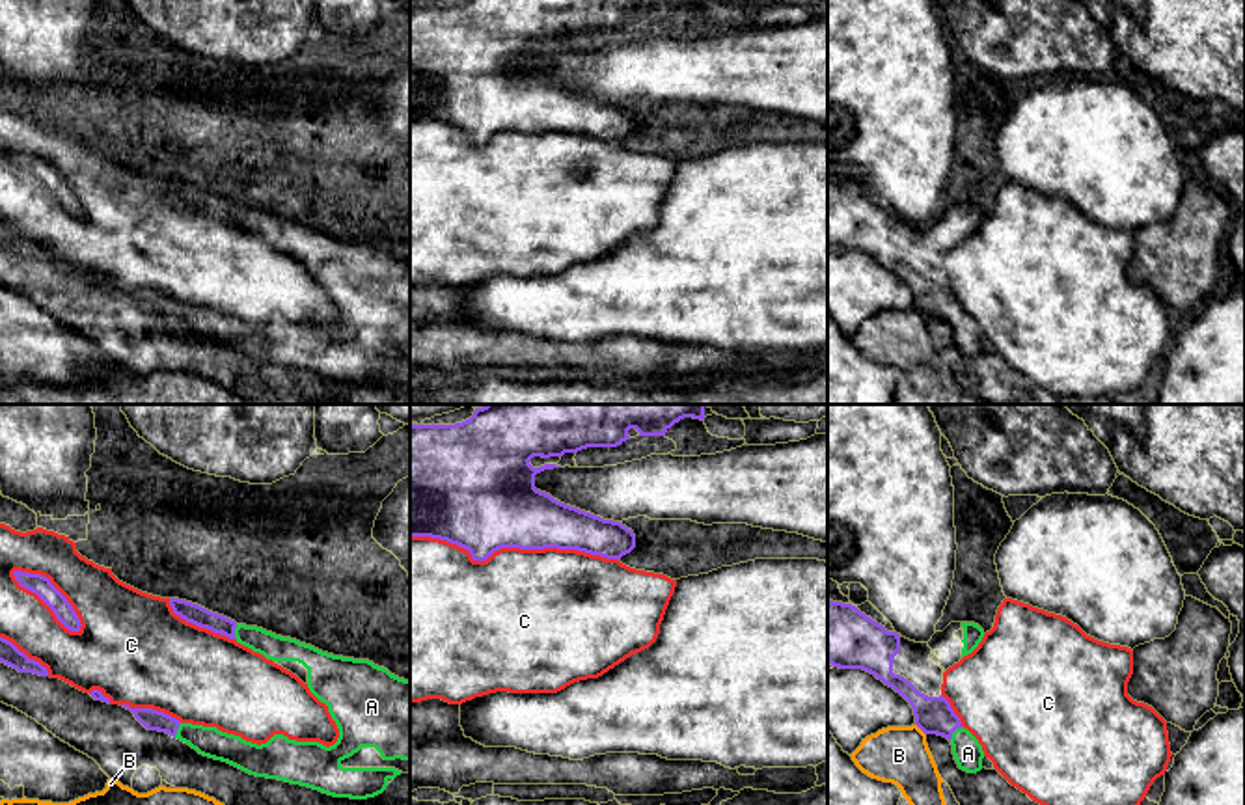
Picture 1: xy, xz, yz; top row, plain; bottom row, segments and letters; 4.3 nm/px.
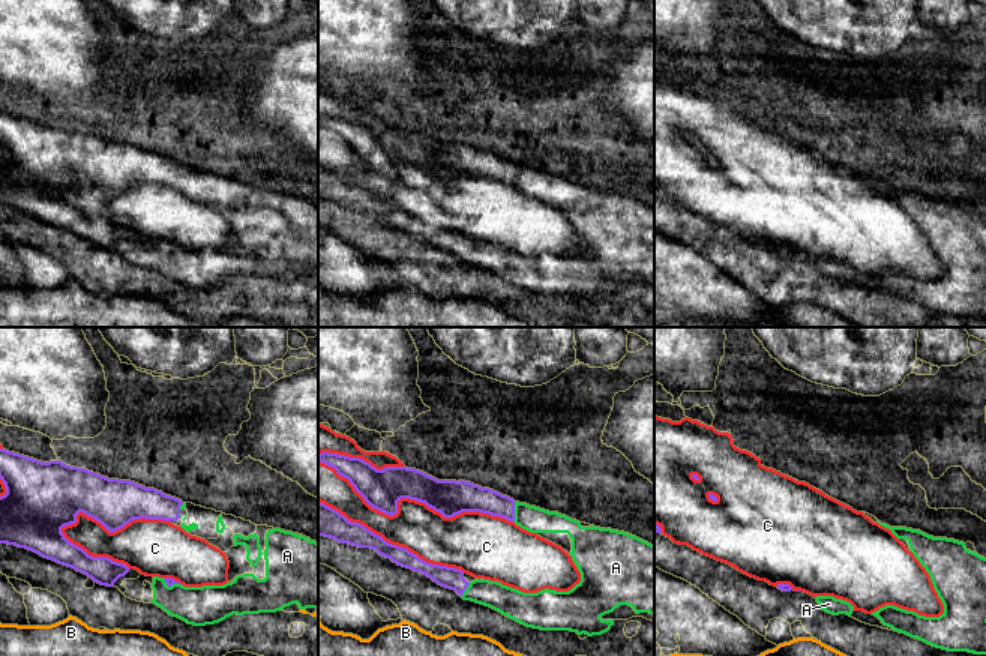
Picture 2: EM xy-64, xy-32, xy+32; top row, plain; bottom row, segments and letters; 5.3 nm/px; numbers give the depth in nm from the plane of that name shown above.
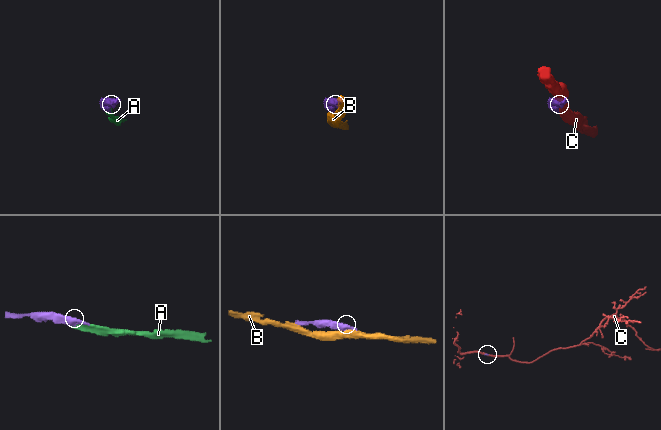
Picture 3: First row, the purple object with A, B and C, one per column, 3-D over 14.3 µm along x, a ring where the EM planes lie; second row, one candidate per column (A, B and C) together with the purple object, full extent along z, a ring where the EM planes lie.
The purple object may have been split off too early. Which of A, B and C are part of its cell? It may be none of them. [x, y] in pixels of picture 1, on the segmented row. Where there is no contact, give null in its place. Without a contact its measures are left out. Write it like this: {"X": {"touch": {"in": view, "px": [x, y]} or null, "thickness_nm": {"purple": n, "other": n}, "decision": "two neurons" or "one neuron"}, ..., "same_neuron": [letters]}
{"A": {"touch": {"in": "yz", "px": [953, 731]}, "thickness_nm": {"purple": 160, "other": 130}, "decision": "one neuron"}, "B": {"touch": {"in": "yz", "px": [919, 727]}, "thickness_nm": {"purple": 160, "other": 240}, "decision": "two neurons"}, "C": {"touch": {"in": "xz", "px": [513, 546]}, "thickness_nm": {"purple": 460, "other": 480}, "decision": "two neurons"}, "same_neuron": ["A"]}

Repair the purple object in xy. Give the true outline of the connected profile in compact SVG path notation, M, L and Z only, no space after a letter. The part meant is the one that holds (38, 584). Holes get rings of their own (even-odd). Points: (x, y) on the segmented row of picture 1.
M13 572L21 587L35 593L56 615L56 619L71 632L80 632L80 619L67 598L50 583L48 578L30 572Z

